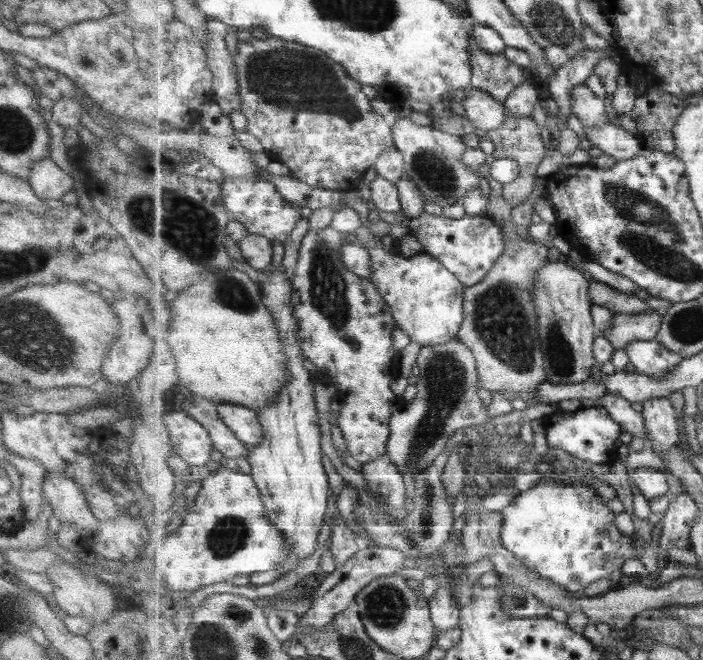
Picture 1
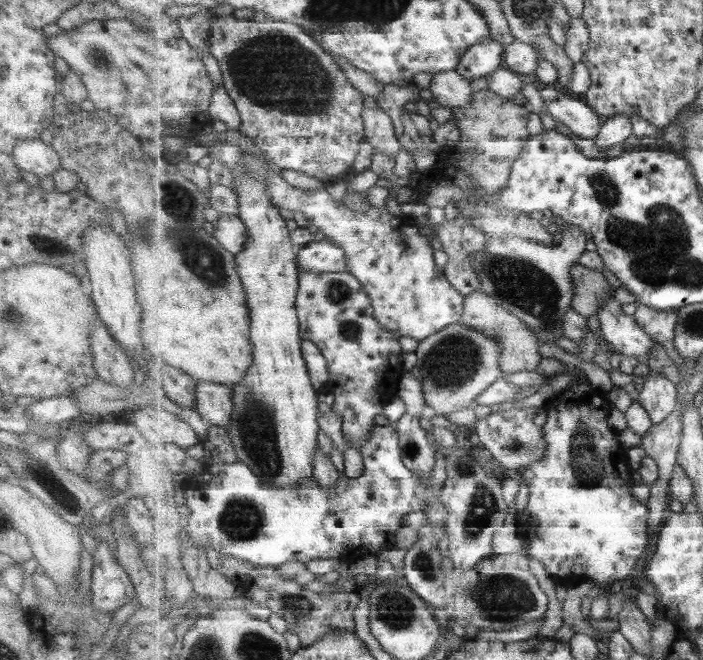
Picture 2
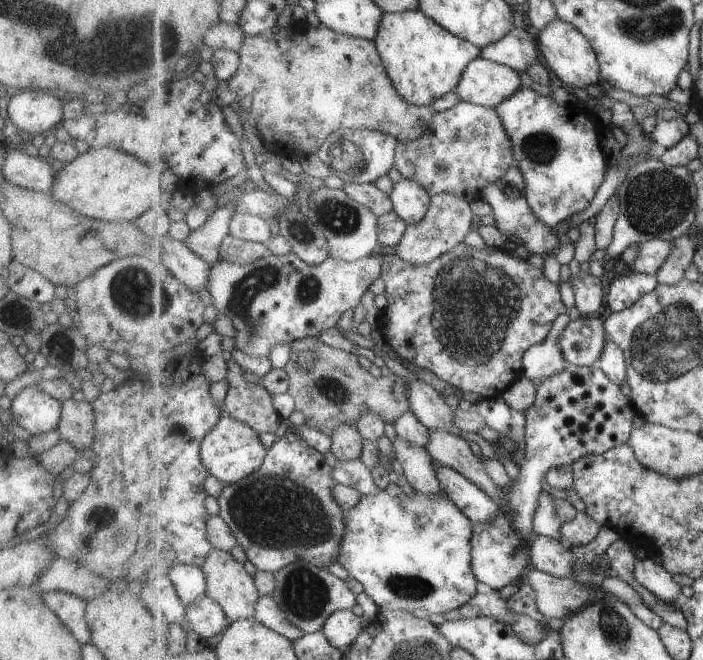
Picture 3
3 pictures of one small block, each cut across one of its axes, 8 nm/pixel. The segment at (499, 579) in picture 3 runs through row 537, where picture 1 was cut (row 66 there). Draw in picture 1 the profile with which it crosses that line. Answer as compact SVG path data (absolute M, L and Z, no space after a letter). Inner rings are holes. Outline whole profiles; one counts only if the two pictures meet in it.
M471 28L472 38L470 53L472 54L472 89L488 93L497 102L504 103L510 95L529 78L523 74L519 66L509 61L505 54L493 55L487 53L476 42L475 30Z

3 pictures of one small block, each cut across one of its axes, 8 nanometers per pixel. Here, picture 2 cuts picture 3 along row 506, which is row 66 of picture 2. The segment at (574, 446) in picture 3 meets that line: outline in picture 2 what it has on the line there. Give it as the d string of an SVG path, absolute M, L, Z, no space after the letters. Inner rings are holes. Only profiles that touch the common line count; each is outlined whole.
M516 41L506 45L504 50L505 64L511 71L522 77L533 79L539 68L540 54L533 45Z

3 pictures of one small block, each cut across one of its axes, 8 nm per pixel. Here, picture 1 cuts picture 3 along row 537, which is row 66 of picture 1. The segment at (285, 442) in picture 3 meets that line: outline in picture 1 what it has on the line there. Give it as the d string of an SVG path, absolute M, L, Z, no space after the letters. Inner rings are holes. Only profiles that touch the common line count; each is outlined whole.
M272 36L262 39L250 37L245 42L239 41L237 48L238 51L232 58L238 73L238 94L239 97L243 98L240 110L247 119L246 131L255 135L261 141L271 160L289 165L289 168L292 170L291 174L300 182L306 183L311 187L339 191L343 194L349 191L363 191L365 173L374 166L377 159L379 159L379 155L383 154L387 147L395 147L397 144L395 144L395 136L393 136L392 132L391 118L381 116L381 114L377 114L373 110L371 100L361 90L361 82L352 78L344 66L333 61L325 52L309 48L297 42L282 40L279 37Z

